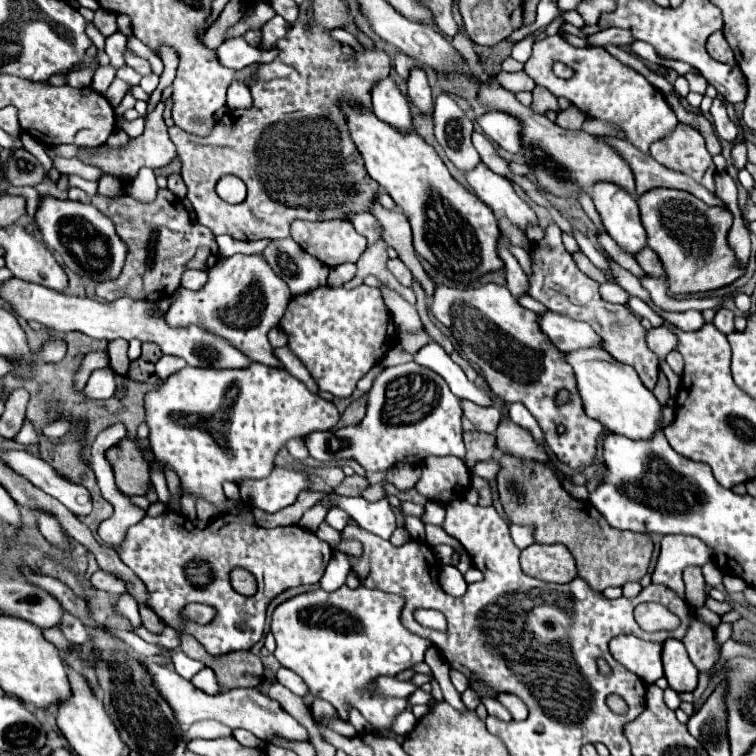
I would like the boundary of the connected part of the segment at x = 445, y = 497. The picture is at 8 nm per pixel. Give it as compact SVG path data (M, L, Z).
M427 458L423 462L423 476L415 488L425 498L447 504L465 498L469 482L469 470L459 458Z

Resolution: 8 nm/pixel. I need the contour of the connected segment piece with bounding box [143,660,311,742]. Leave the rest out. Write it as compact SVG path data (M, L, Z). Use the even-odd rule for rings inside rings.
M143 660L143 664L147 666L149 674L153 676L153 682L157 686L157 690L161 692L161 696L165 696L165 700L171 704L177 720L181 726L191 726L199 720L217 720L229 728L243 728L253 732L257 738L261 738L263 742L271 742L273 738L283 738L289 742L309 742L309 732L293 718L289 716L277 700L271 700L267 694L263 694L259 688L237 688L237 690L225 690L217 696L209 696L205 692L201 692L199 688L195 688L189 680L181 678L175 670L157 666L153 662Z

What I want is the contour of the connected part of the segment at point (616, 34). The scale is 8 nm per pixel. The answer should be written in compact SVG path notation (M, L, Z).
M607 28L599 34L593 34L587 38L589 44L595 44L595 46L605 46L605 44L617 44L621 48L627 48L635 42L635 38L631 36L629 30L623 30L623 28Z

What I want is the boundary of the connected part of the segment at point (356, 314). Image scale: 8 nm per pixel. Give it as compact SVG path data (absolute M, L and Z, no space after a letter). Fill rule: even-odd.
M365 284L345 290L321 286L289 302L289 310L281 318L281 330L287 334L287 346L299 356L311 372L317 386L337 398L353 394L357 382L377 364L383 354L397 342L397 330L381 292ZM303 306L303 308L299 308ZM291 308L297 310L291 310Z

